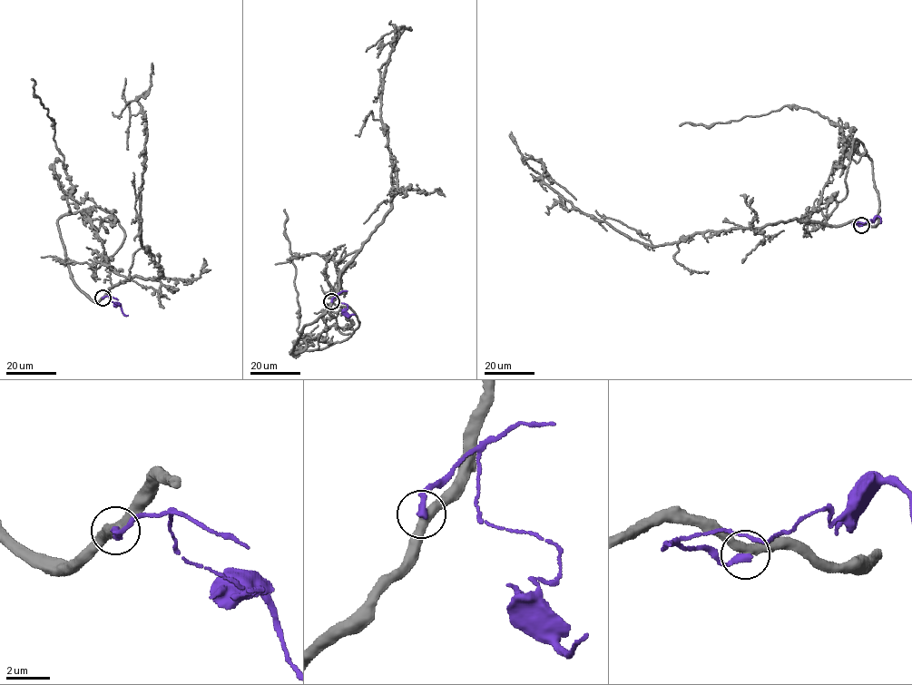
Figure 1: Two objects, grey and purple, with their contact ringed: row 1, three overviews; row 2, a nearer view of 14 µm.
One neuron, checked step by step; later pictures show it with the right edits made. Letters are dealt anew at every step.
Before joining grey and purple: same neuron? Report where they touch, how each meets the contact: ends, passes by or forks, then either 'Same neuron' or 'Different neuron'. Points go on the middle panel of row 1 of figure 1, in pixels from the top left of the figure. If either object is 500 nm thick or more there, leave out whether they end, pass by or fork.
Place: (331, 301). At the ring grey passes by. At the ring purple ends. Different neuron

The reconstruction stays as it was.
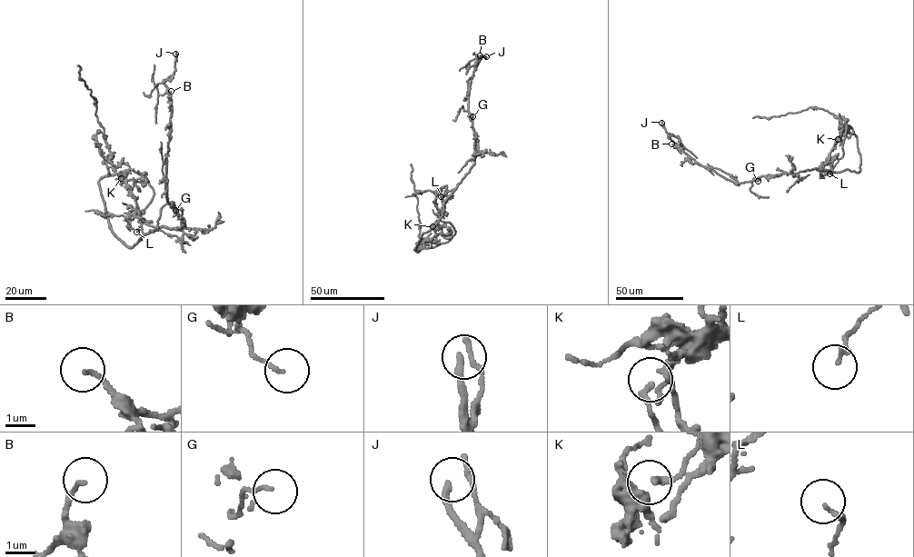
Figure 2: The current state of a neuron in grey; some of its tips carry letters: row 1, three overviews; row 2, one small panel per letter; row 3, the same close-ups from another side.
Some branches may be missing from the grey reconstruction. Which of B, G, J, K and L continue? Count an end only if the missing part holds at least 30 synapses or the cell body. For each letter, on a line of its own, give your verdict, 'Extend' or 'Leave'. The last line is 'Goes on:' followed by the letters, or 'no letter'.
B: Leave
G: Leave
J: Extend
K: Leave
L: Leave
Goes on: J

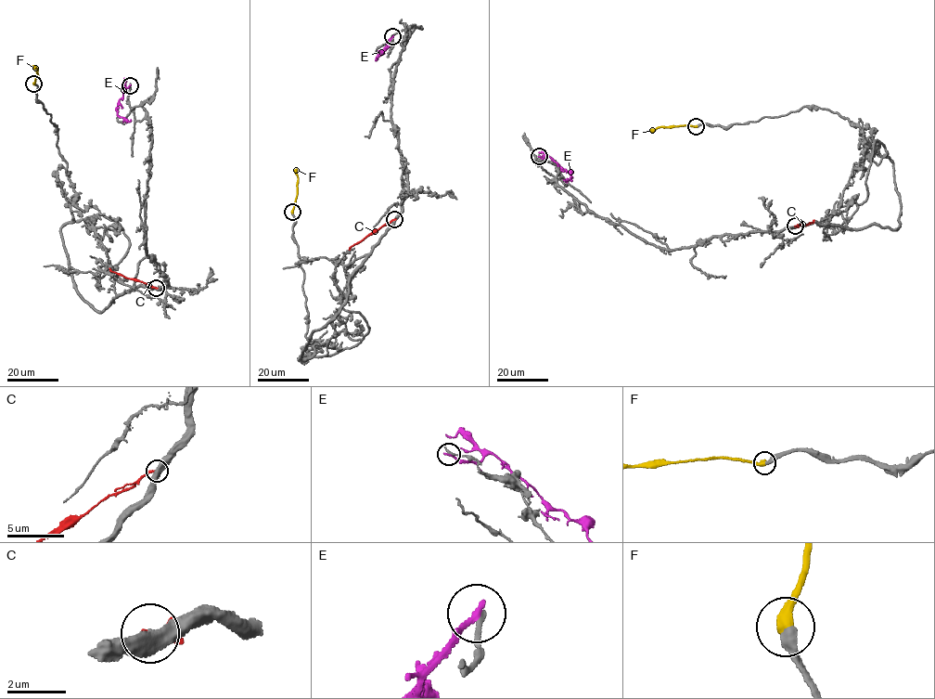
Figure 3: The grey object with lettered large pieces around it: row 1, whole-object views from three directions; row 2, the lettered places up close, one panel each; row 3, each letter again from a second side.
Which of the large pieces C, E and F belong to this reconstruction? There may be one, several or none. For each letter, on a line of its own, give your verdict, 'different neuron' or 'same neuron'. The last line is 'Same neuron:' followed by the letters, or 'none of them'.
C: different neuron
E: different neuron
F: same neuron
Same neuron: F

